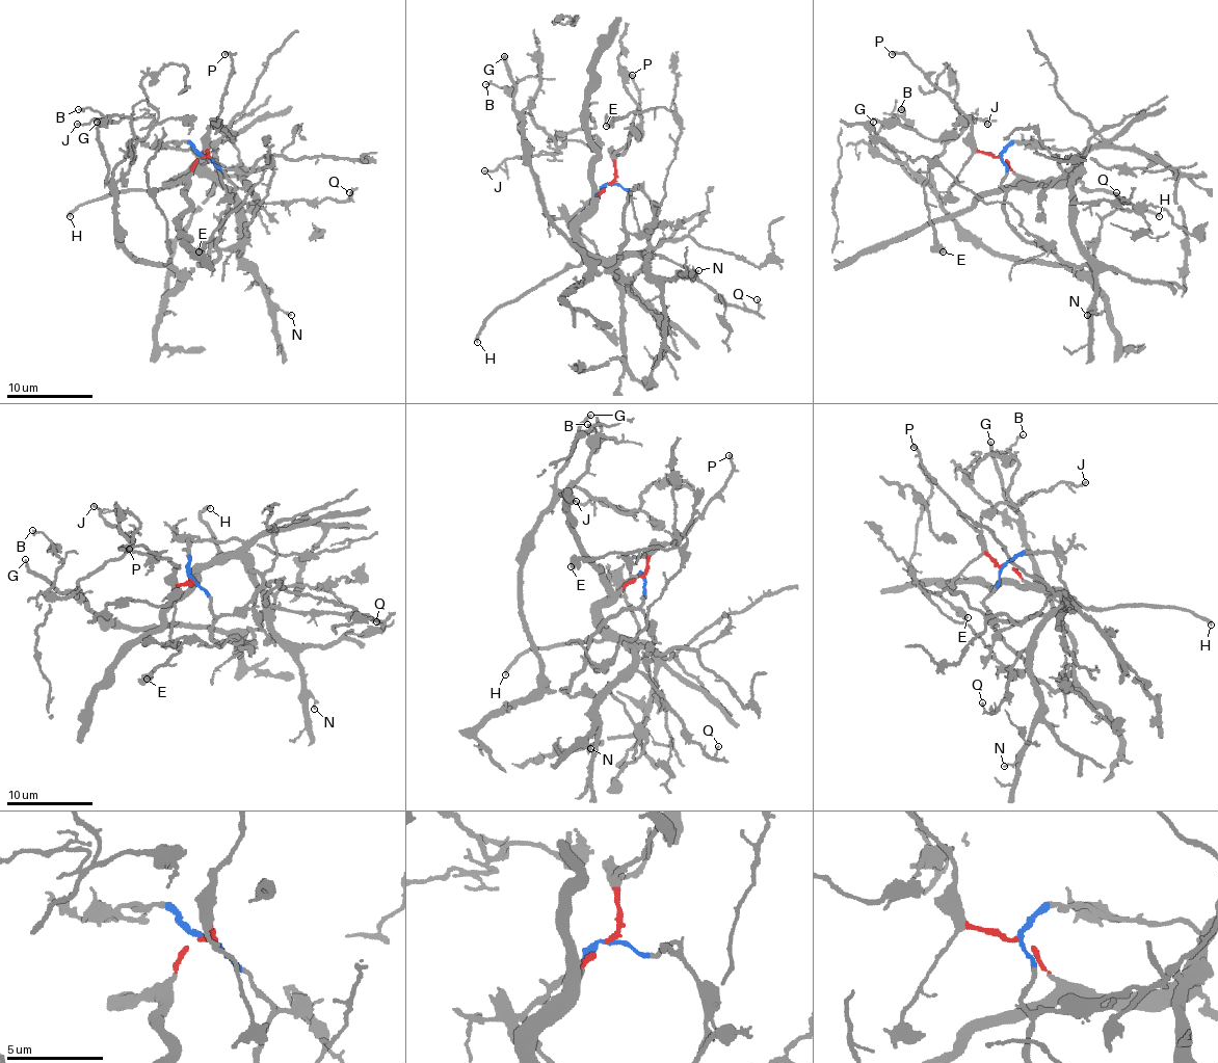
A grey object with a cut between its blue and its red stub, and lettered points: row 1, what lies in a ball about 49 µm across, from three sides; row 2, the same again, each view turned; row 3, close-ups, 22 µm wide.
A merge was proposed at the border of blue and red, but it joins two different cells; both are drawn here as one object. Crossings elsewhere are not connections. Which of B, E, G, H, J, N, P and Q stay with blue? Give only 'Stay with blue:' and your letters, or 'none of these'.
Stay with blue: B, E, G, J

